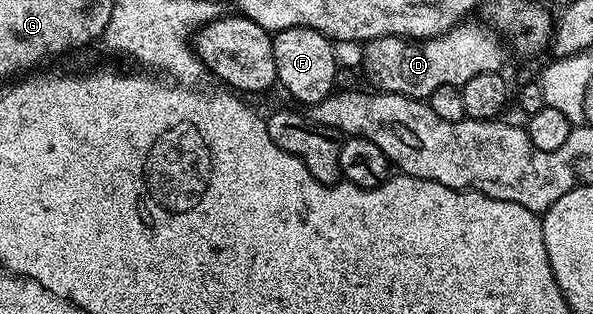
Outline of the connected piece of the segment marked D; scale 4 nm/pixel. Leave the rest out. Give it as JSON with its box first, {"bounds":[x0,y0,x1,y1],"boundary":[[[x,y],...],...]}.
{"bounds":[361,18,508,101],"boundary":[[[471,18],[455,28],[450,28],[446,36],[434,36],[428,40],[386,36],[366,41],[361,51],[363,72],[375,83],[374,87],[378,91],[426,101],[441,86],[458,88],[469,82],[469,78],[477,78],[477,74],[503,72],[508,49],[503,37],[490,24],[478,24],[475,18]]]}

